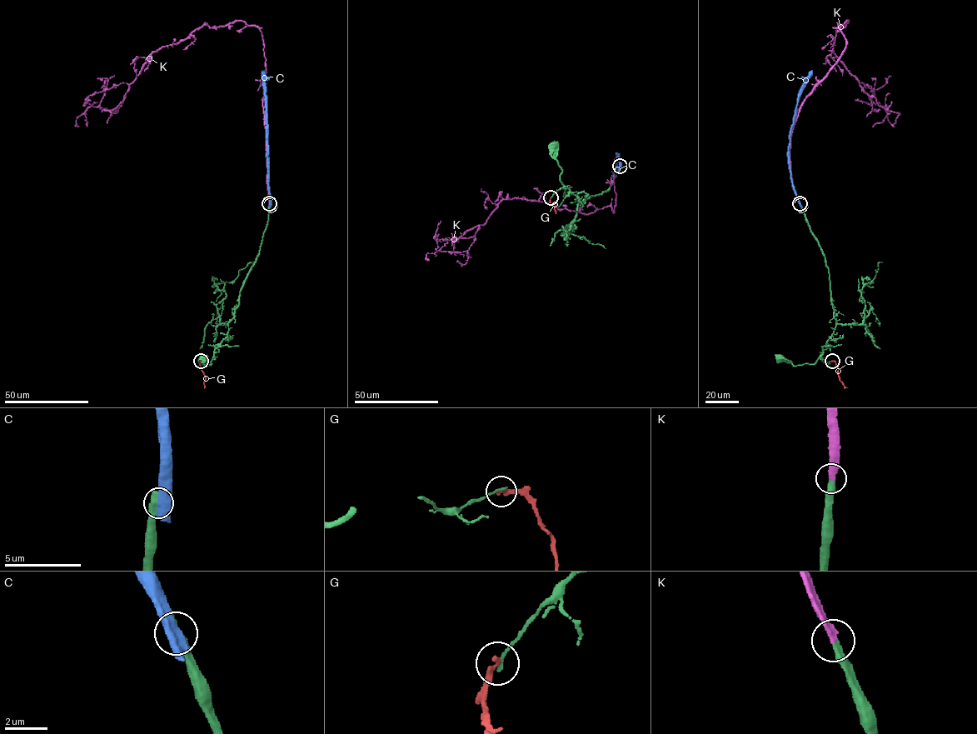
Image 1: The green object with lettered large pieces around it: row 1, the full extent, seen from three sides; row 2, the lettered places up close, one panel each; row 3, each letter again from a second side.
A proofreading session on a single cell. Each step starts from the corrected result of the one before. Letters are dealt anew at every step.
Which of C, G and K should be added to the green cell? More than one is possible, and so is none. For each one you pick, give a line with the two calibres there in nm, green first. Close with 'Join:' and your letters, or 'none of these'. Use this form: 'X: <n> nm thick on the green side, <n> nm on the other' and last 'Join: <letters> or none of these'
K: 360 nm thick on the green side, 400 nm on the other
Join: K

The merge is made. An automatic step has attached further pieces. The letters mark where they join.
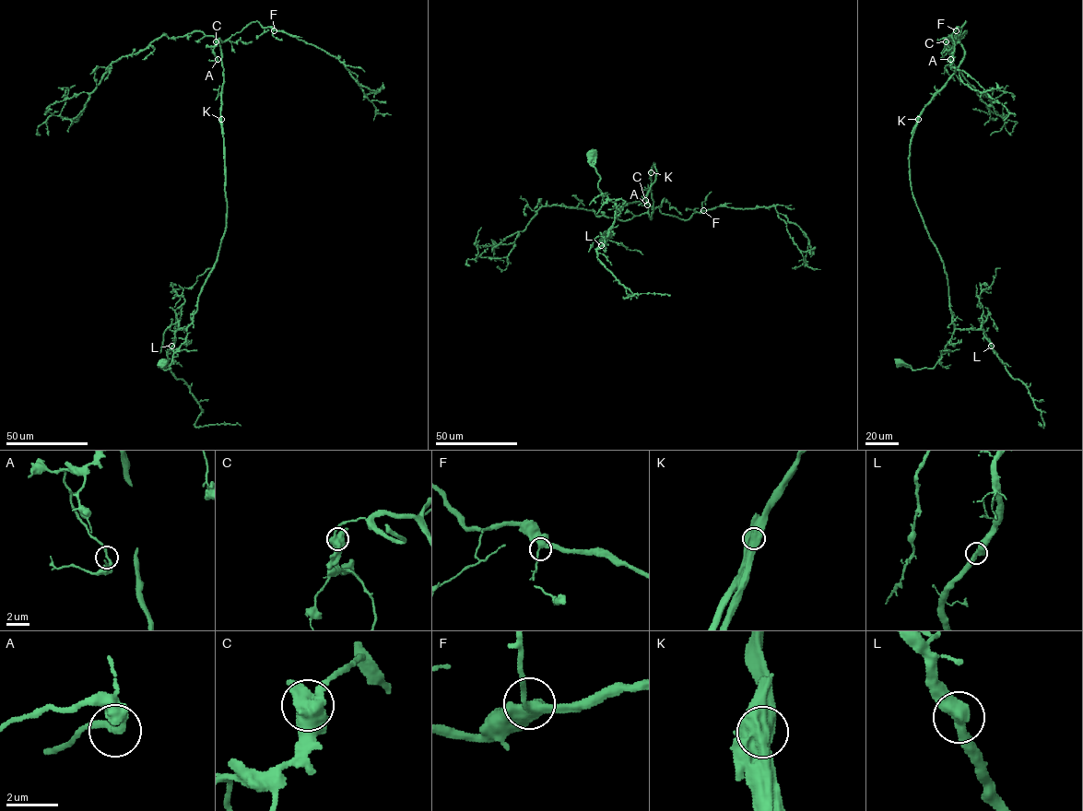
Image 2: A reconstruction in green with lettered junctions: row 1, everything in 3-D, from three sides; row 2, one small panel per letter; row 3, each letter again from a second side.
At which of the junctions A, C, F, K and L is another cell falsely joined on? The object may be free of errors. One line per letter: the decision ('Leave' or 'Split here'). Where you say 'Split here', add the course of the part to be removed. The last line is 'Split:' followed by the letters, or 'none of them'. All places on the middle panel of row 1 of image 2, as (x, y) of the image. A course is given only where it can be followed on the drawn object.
A: Leave
C: Leave
F: Leave
K: Split here
L: Leave
Split: K

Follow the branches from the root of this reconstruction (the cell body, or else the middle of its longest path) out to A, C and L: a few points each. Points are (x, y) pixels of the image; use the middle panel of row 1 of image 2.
A: (593, 153), (597, 187), (617, 208), (647, 194), (653, 163), (652, 218), (648, 201), (641, 201), (647, 205)
C: (593, 153), (597, 187), (617, 208), (647, 194), (655, 180), (653, 163), (652, 218), (645, 200)
L: (593, 153), (593, 166), (600, 177), (597, 187), (602, 195), (617, 206), (613, 227), (601, 245)

